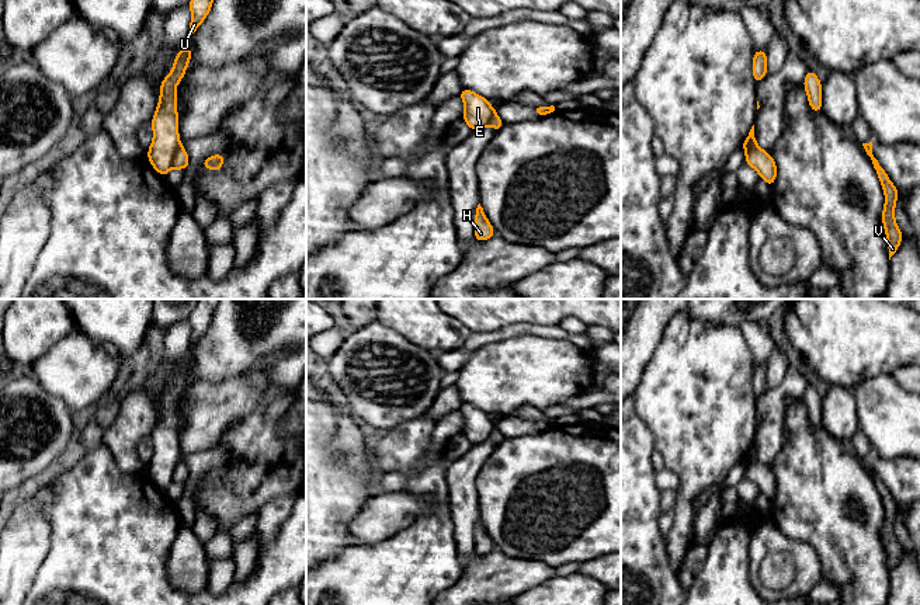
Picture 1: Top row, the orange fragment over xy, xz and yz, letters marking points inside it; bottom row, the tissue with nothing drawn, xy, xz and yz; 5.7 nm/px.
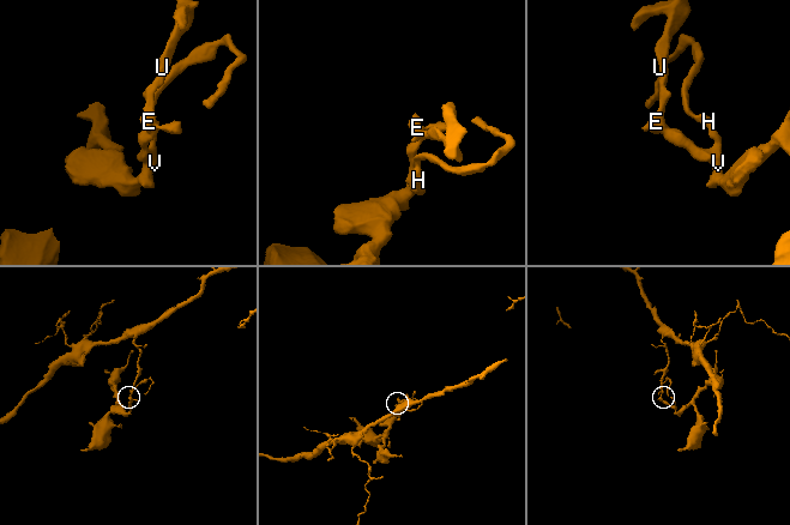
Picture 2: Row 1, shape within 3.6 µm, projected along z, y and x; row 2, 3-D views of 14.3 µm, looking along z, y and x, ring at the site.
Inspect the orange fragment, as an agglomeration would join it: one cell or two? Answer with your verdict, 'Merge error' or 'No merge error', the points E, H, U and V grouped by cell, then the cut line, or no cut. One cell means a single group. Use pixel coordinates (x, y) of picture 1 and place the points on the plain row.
Merge error. Groups: E U / H V. Split along xy (180, 459), (172, 480)

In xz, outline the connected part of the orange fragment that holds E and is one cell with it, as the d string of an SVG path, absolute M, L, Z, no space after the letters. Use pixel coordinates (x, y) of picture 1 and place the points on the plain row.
M462 403L459 411L465 420L462 434L472 445L479 445L489 439L490 434L496 428L496 424L490 420L489 414L469 403Z

